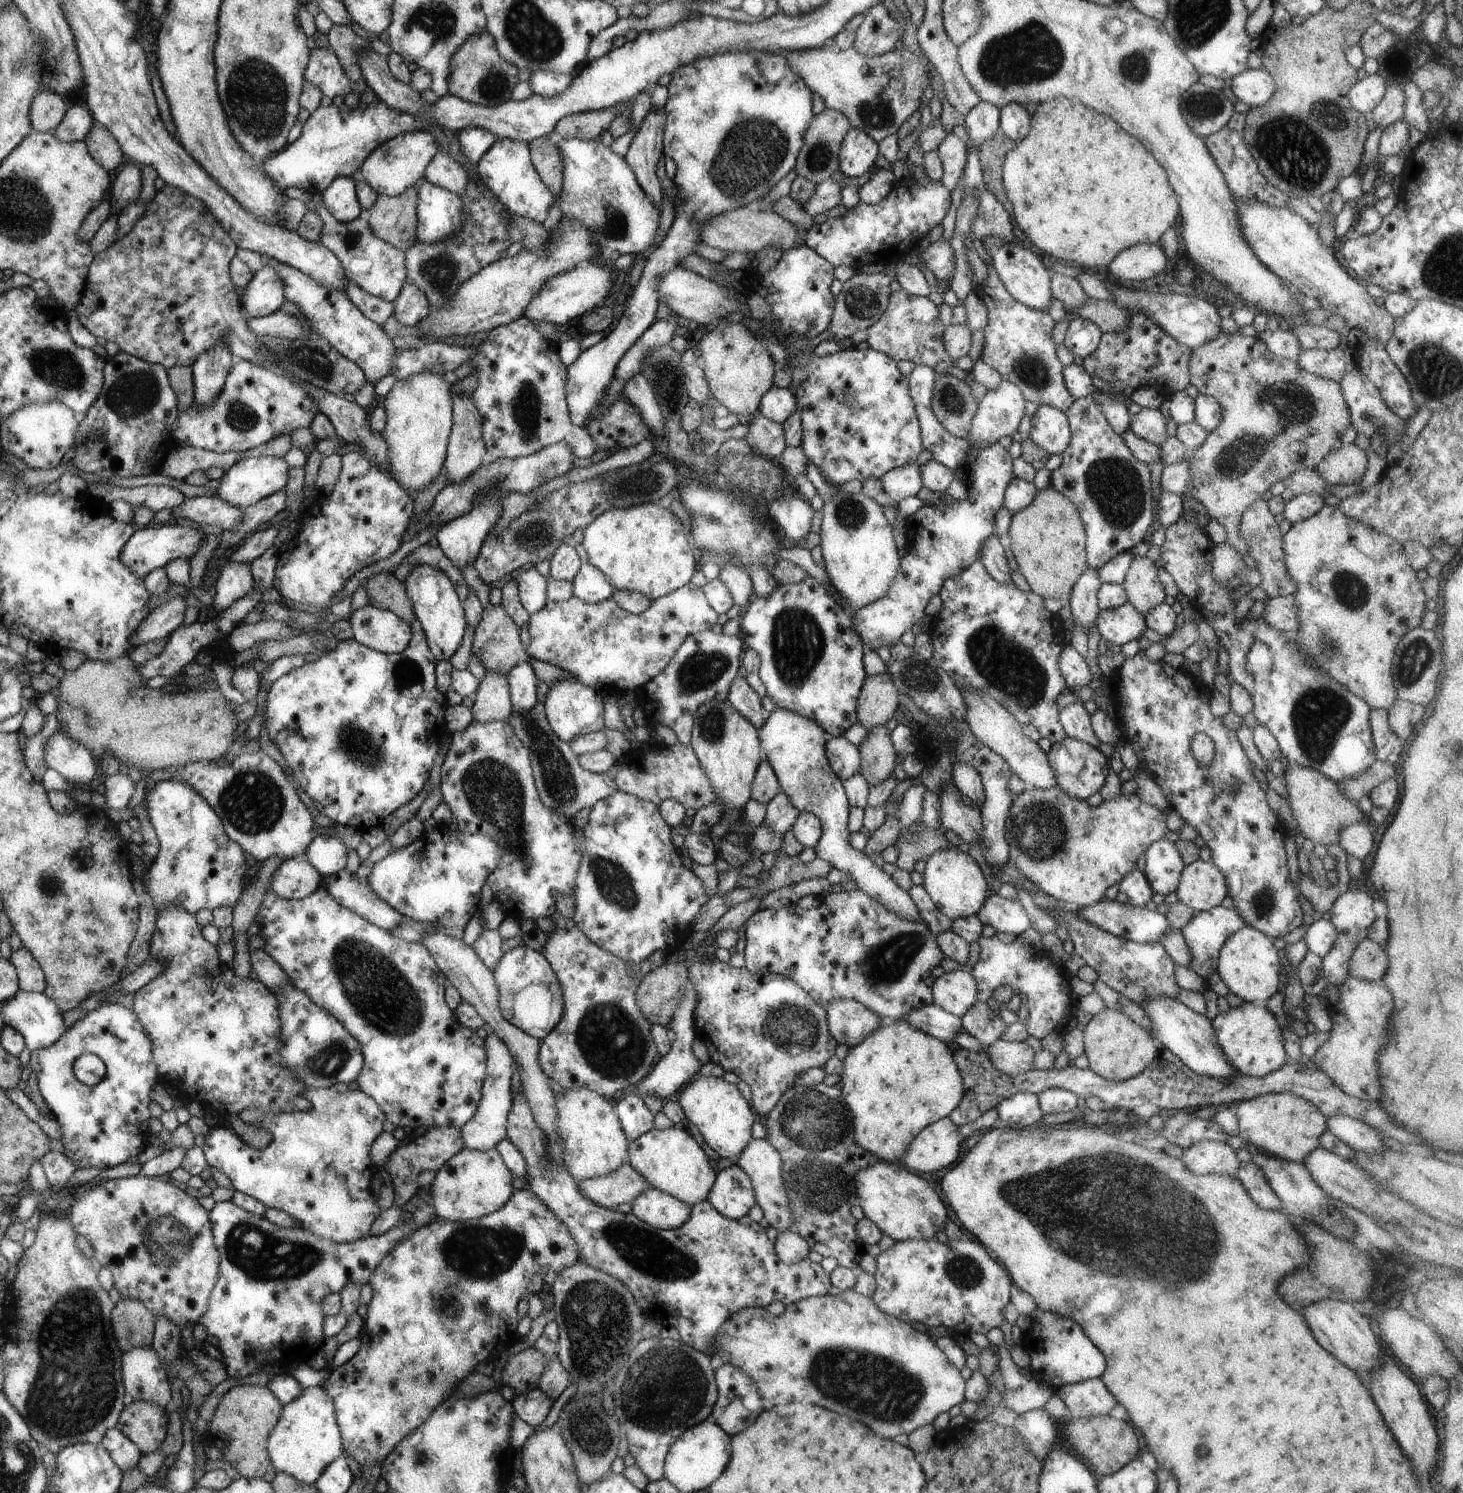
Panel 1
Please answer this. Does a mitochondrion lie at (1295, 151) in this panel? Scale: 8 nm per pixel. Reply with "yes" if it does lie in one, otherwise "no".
yes

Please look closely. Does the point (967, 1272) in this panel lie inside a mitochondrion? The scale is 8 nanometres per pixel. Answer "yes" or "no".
yes

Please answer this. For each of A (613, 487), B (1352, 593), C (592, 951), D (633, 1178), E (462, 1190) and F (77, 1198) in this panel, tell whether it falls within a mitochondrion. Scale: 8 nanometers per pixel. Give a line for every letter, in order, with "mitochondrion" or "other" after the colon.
A: mitochondrion
B: mitochondrion
C: other
D: other
E: other
F: other

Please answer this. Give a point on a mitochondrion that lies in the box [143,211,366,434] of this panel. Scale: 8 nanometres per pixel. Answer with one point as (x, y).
(312, 360)

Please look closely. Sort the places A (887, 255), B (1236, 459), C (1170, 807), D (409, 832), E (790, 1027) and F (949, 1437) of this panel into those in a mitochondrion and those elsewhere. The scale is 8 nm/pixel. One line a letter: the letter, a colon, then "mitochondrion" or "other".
A: other
B: mitochondrion
C: other
D: other
E: mitochondrion
F: other

